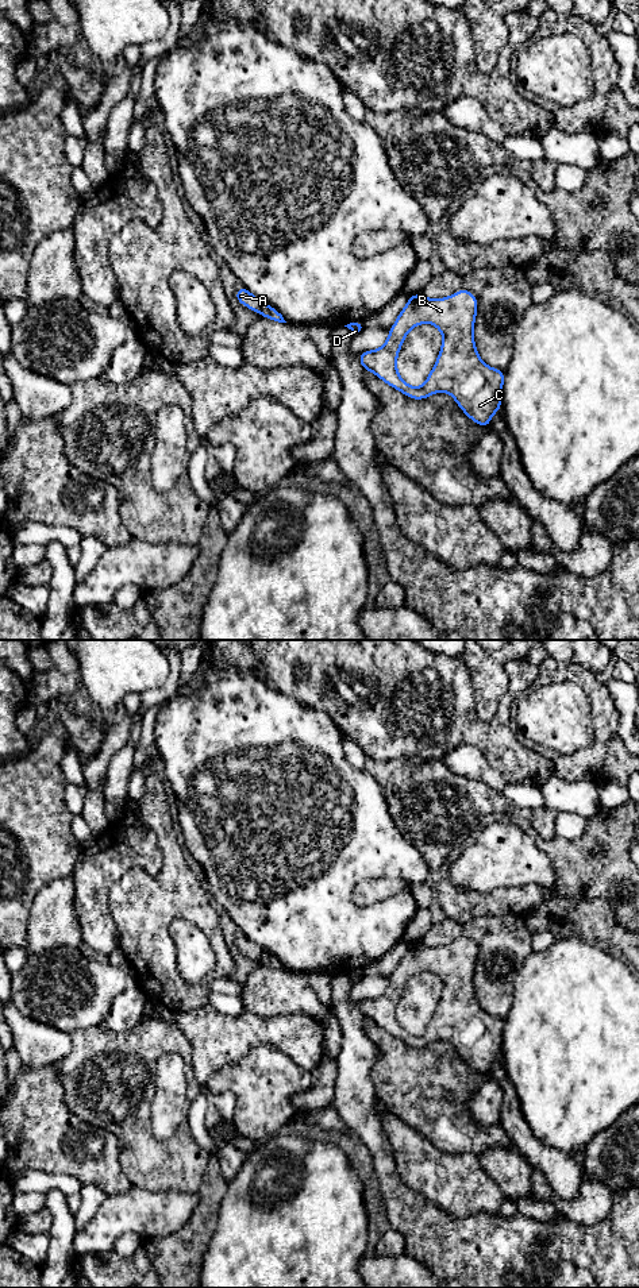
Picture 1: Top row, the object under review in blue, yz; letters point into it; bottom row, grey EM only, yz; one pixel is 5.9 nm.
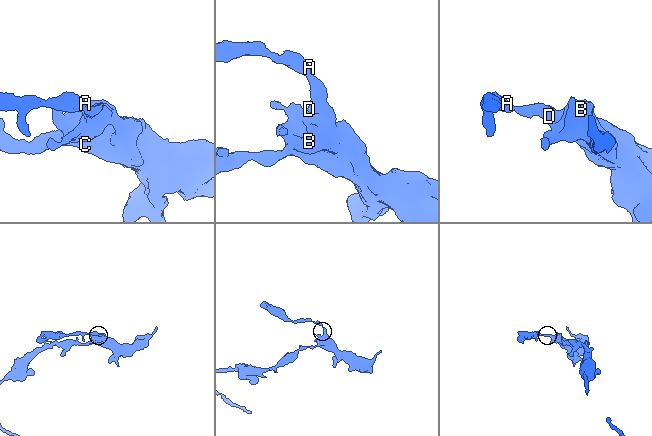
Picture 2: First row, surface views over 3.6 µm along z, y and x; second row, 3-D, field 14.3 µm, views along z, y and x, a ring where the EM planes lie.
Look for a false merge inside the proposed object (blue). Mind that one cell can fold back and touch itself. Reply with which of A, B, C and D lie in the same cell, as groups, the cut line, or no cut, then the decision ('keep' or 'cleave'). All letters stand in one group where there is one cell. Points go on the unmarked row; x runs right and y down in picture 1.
groups A / B C D; cut yz (264, 951), (260, 960); cleave

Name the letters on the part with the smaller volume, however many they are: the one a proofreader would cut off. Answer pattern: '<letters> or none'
A

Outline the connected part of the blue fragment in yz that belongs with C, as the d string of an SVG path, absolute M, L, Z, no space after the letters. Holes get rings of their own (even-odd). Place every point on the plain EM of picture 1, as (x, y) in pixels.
M461 937L444 946L426 946L421 941L408 944L408 952L401 957L389 977L388 987L381 996L362 999L358 1003L365 1019L374 1021L381 1029L412 1048L426 1048L438 1040L449 1041L463 1061L488 1076L493 1063L501 1058L501 1045L505 1021L482 1010L474 992L474 969L477 965L477 945ZM419 972L434 972L443 984L442 995L428 1026L420 1036L408 1033L397 1019L397 1004L407 982Z

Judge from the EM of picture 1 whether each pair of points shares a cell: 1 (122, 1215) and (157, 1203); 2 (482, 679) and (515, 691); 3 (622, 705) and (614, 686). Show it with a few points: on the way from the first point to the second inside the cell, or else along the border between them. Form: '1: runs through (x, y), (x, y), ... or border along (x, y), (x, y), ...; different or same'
1: runs through (130, 1214), (149, 1211); same
2: border along (520, 659), (509, 659), (504, 666), (507, 691); different
3: runs through (622, 701), (622, 694), (618, 690); same

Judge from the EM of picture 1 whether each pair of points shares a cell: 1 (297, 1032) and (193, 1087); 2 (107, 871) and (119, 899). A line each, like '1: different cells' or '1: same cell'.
1: different cells
2: different cells

